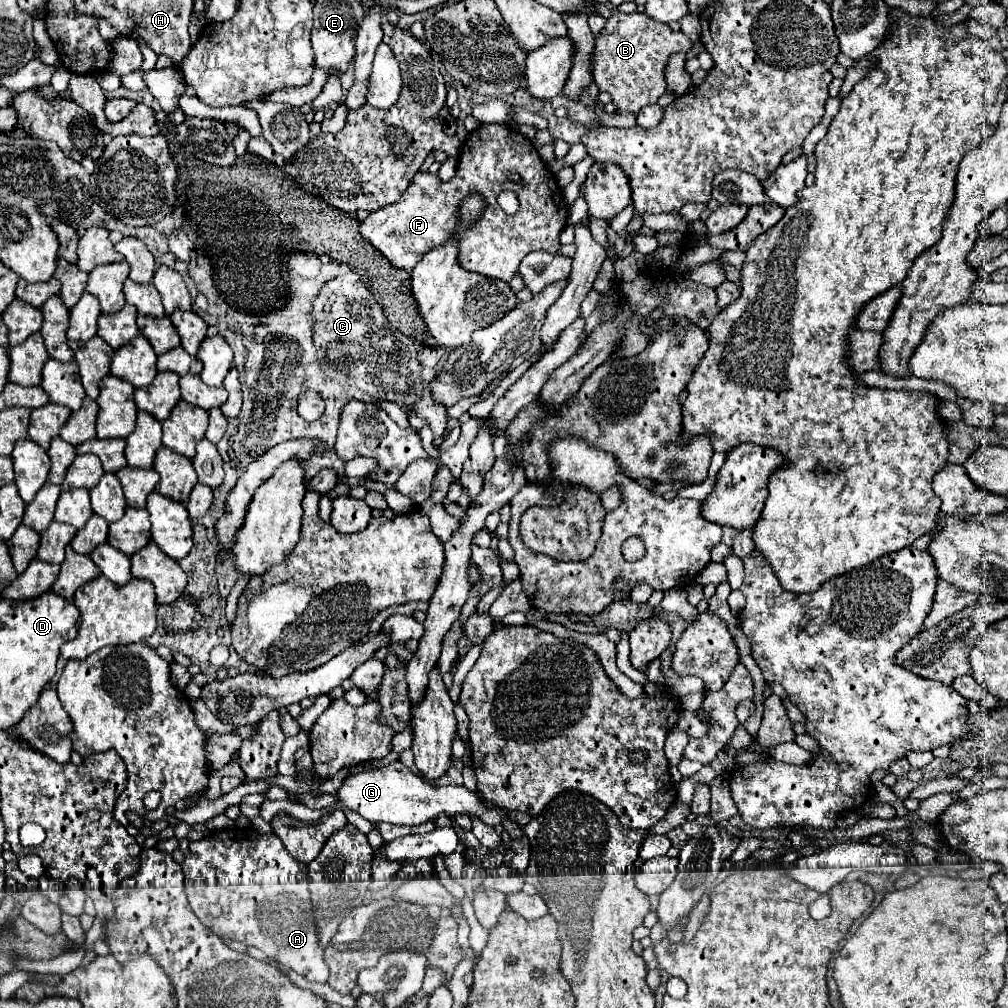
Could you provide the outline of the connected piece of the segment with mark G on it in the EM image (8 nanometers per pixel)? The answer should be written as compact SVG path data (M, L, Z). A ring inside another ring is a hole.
M392 761L390 765L386 765L382 769L370 769L370 771L360 771L360 773L350 775L344 781L344 785L338 789L338 797L340 797L342 805L360 813L370 823L388 821L394 825L420 825L420 823L426 823L426 821L432 821L434 817L438 817L438 813L446 813L448 817L458 815L458 813L478 815L484 823L488 823L492 827L506 821L504 811L486 809L480 803L480 797L476 793L468 791L466 787L462 787L462 785L448 785L448 787L428 785L420 775L412 773L400 761Z

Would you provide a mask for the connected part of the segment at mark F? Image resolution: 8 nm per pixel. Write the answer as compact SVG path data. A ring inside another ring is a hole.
M484 123L474 133L468 135L466 143L460 149L458 171L452 181L442 183L432 173L418 171L412 185L400 197L400 201L370 213L360 223L360 233L368 239L394 267L412 271L414 265L428 253L432 247L438 247L448 239L448 231L452 231L458 223L456 211L462 199L468 193L478 193L486 199L488 207L482 217L470 229L460 231L458 247L460 247L460 265L468 271L476 271L480 275L508 281L516 275L520 261L536 249L544 249L548 253L558 253L560 241L558 235L566 227L568 205L562 199L562 191L554 181L554 173L550 173L548 165L540 159L536 147L518 132L500 123ZM508 171L518 171L522 181L510 183L506 179ZM504 191L514 191L520 201L520 209L514 215L506 215L502 207L496 203L496 197Z

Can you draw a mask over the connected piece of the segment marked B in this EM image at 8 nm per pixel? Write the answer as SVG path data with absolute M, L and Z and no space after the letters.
M616 13L606 21L600 37L596 39L594 51L594 79L596 85L612 95L618 111L634 113L646 105L658 101L666 91L664 67L674 53L688 53L692 49L692 41L682 31L672 31L664 23L656 23L648 19L644 13Z

